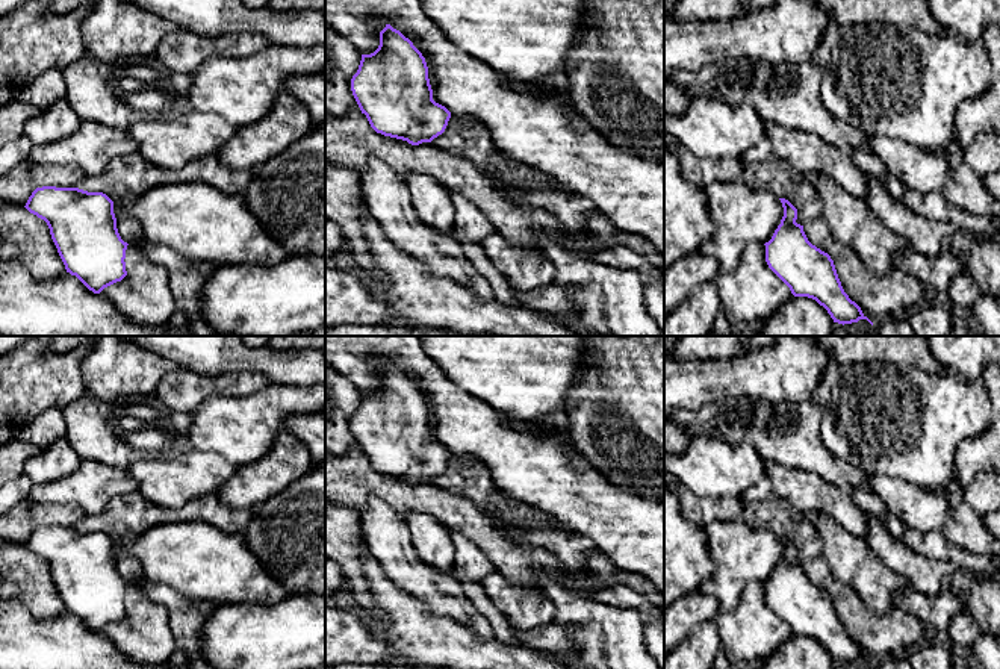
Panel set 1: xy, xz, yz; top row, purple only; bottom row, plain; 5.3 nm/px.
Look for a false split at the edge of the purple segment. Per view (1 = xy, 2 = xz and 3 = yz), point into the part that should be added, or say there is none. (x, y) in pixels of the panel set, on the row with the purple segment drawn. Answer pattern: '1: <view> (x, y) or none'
1: none
2: none
3: none

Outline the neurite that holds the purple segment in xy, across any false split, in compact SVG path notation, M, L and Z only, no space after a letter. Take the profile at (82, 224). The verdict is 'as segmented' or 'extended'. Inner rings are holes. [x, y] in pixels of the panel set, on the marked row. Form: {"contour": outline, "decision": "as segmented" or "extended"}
{"contour": "M36 188L26 206L44 219L67 272L100 294L126 275L126 250L116 229L113 201L79 188Z", "decision": "as segmented"}

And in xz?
{"contour": "M390 24L380 32L378 48L362 54L351 91L377 133L411 145L431 142L451 118L451 112L433 100L425 58Z", "decision": "as segmented"}

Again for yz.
{"contour": "M785 198L781 224L766 242L769 268L790 288L794 297L808 297L823 306L834 322L852 324L859 319L873 322L849 298L838 278L831 256L812 245L803 226L797 224L797 209Z", "decision": "as segmented"}

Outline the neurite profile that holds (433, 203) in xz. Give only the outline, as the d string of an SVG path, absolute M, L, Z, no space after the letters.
M410 173L405 183L419 219L440 233L451 233L455 218L451 194L424 173Z

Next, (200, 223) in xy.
M171 182L151 188L132 204L113 203L116 219L139 222L142 241L171 247L180 256L213 265L274 266L290 257L250 212L245 195L224 194L203 182Z

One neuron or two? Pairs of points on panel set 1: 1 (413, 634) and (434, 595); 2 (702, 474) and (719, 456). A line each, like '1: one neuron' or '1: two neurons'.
1: two neurons
2: one neuron

